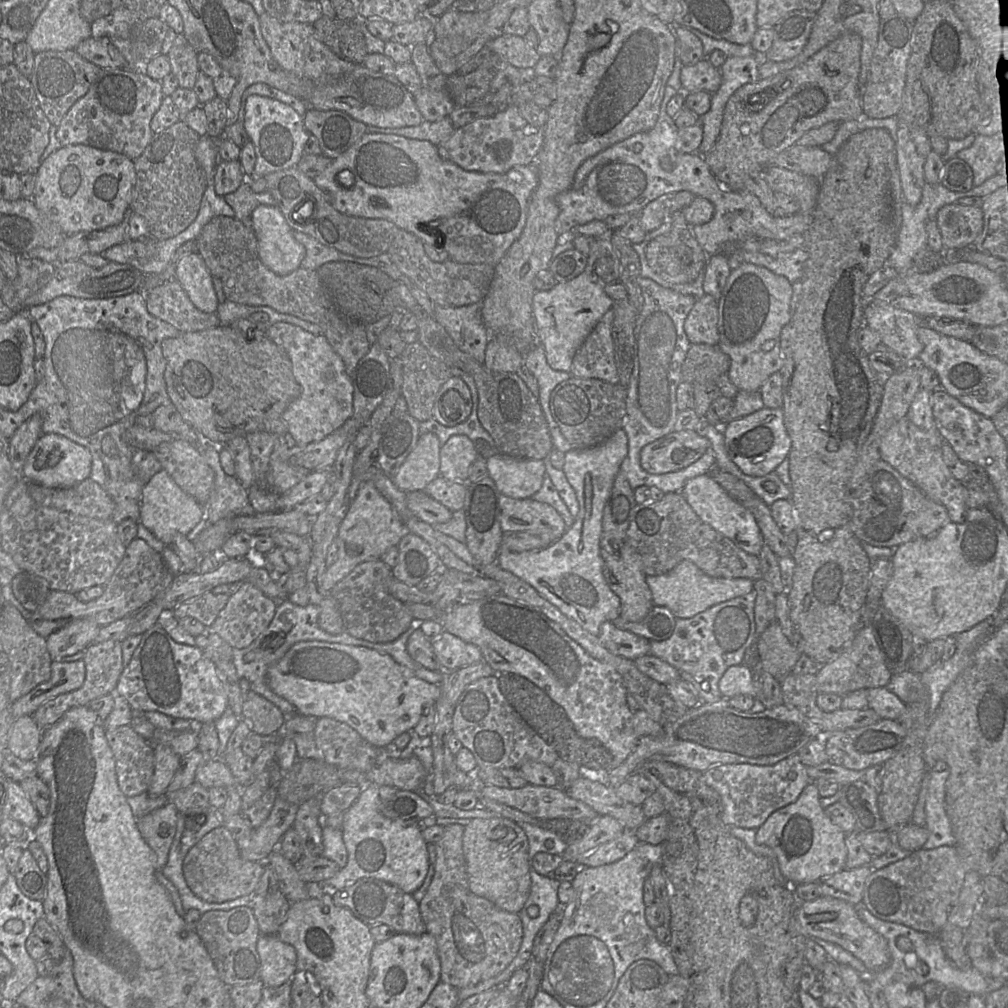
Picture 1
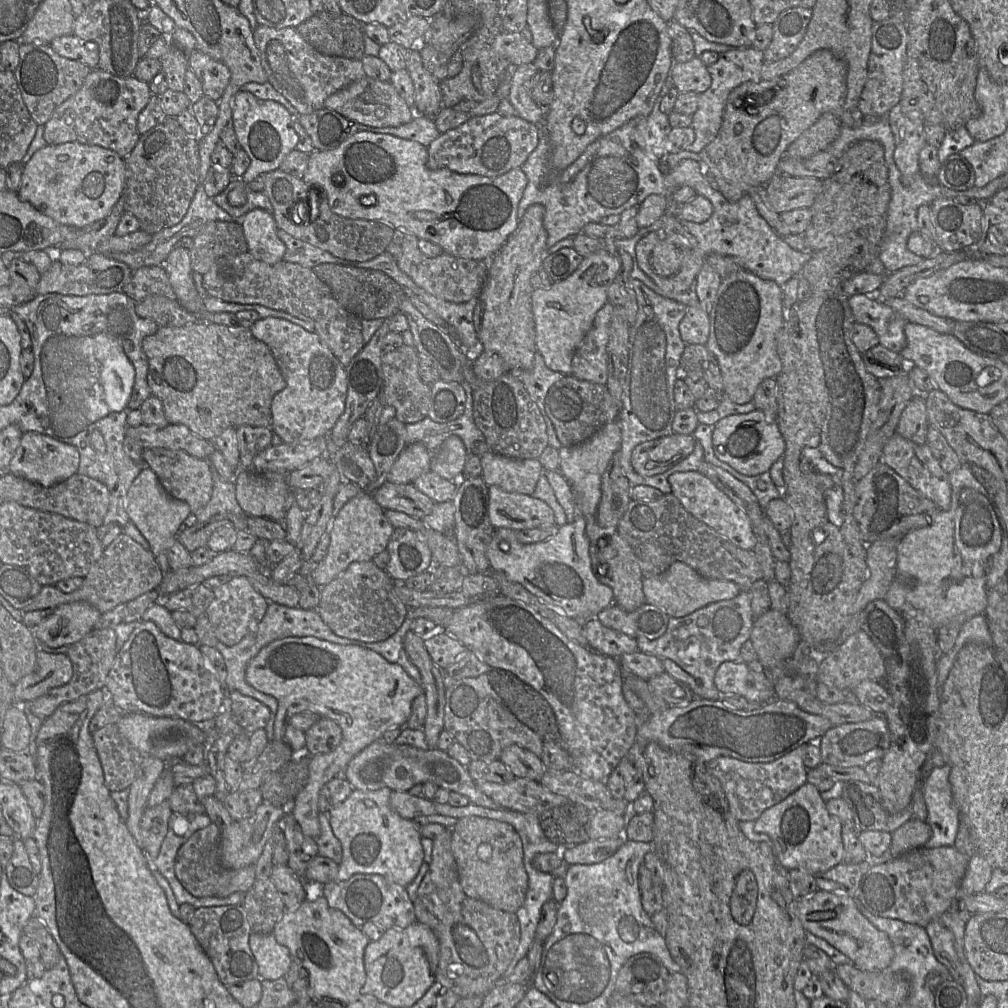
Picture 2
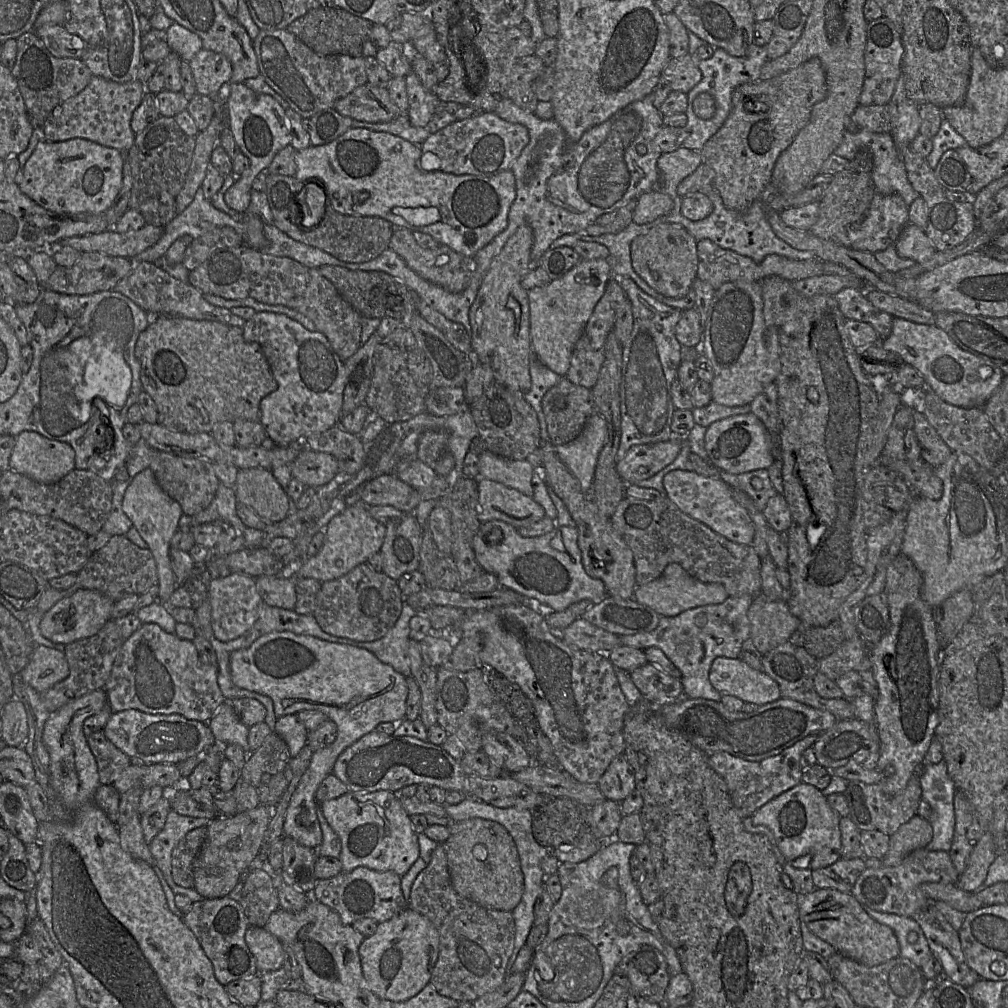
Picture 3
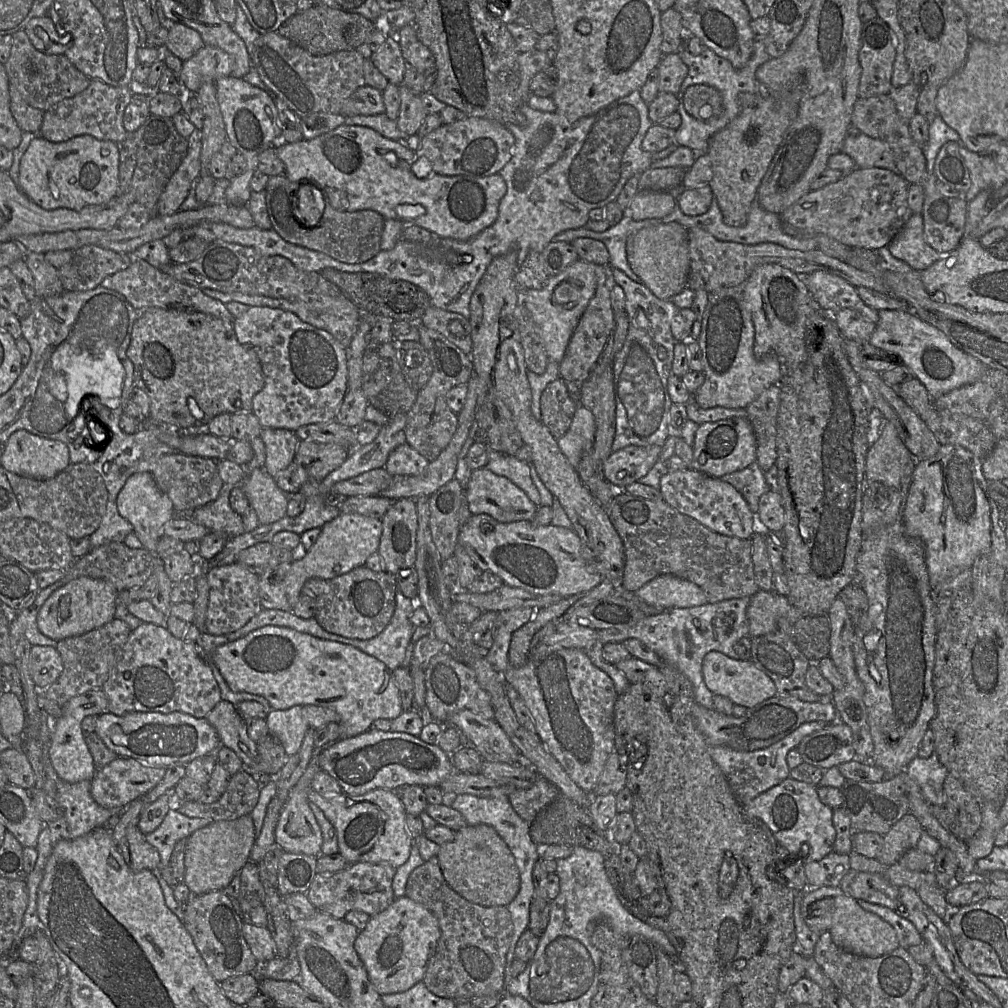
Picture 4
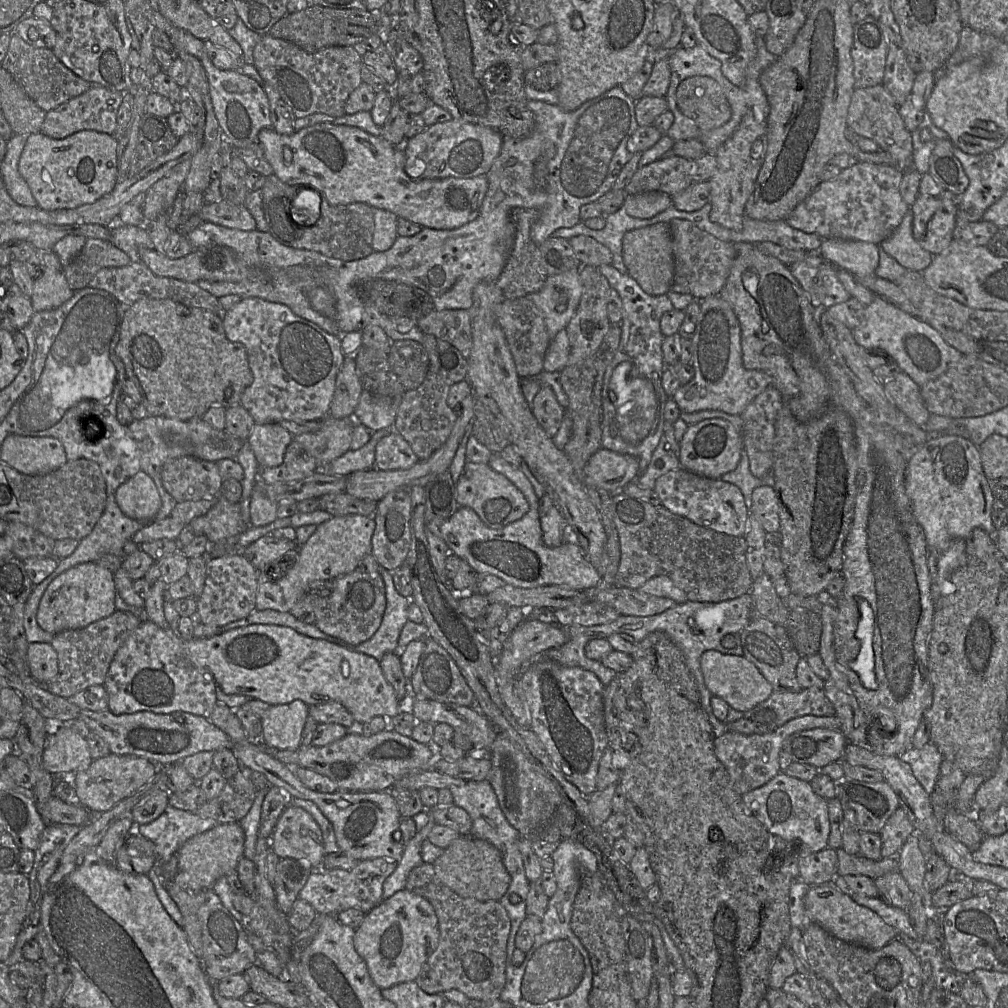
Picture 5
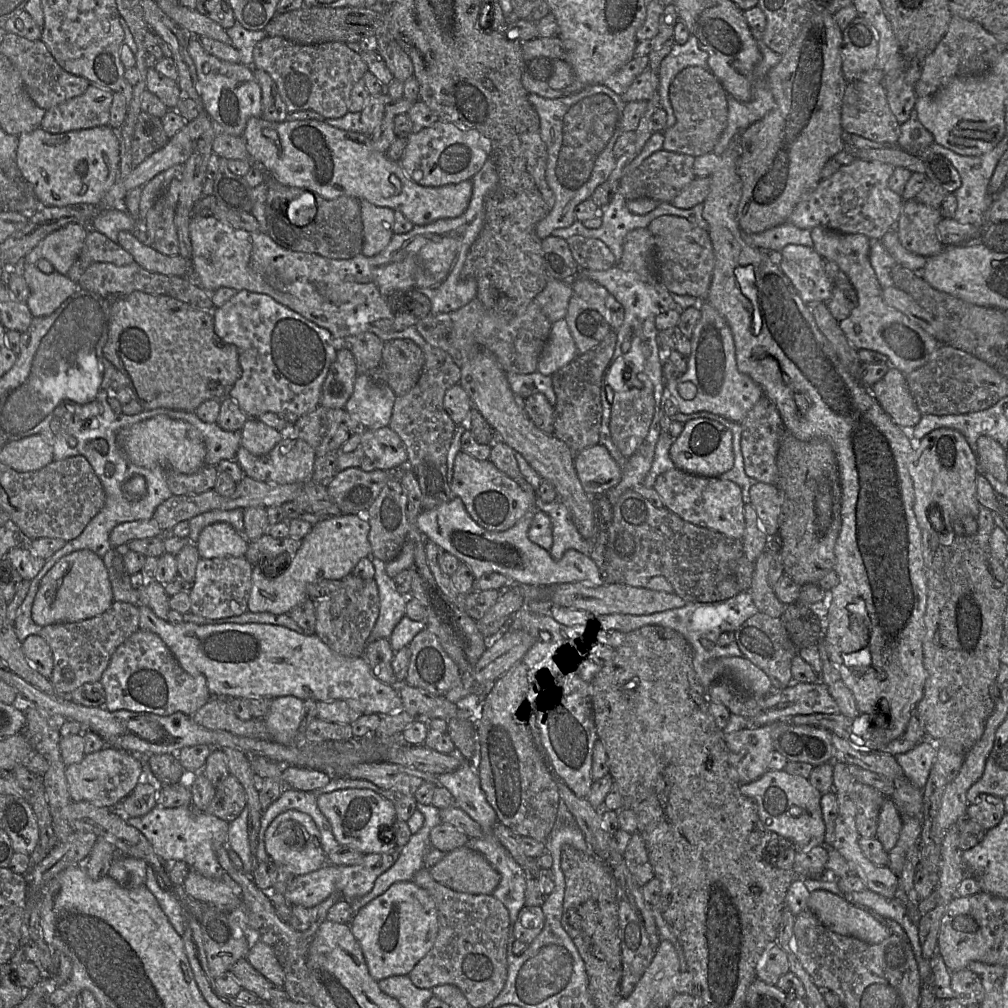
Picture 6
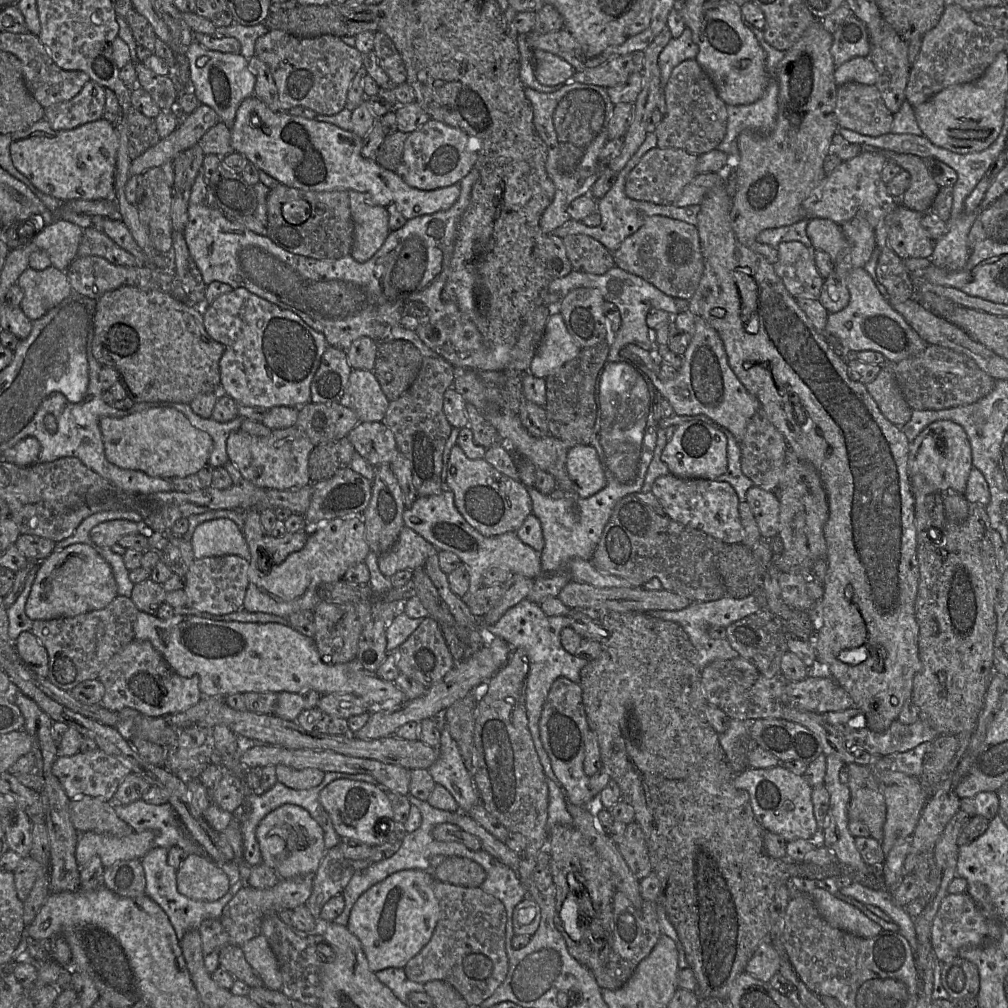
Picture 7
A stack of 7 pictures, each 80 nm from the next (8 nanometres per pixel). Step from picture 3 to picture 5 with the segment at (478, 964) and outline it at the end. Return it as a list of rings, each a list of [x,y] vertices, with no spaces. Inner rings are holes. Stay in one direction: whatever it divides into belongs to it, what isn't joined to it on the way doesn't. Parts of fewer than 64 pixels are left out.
[[[423,863],[411,871],[406,889],[432,904],[440,930],[436,950],[415,979],[418,986],[429,994],[456,989],[470,999],[485,1003],[498,999],[506,982],[507,943],[511,931],[505,907],[495,900],[479,901],[459,896],[441,882],[430,863]]]

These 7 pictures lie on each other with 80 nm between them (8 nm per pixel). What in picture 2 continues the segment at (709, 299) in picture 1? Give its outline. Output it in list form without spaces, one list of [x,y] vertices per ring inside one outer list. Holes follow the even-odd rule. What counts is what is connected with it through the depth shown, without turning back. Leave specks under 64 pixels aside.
[[[700,305],[688,306],[679,332],[686,345],[706,345],[710,333],[709,313]]]

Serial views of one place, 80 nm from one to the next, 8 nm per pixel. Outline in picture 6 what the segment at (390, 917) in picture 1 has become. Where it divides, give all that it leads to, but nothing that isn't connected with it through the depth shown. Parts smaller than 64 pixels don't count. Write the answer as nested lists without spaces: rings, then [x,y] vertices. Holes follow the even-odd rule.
[[[396,847],[387,853],[367,854],[361,863],[352,866],[326,864],[317,871],[296,876],[288,885],[285,898],[292,906],[300,905],[308,909],[325,901],[334,893],[341,893],[342,899],[353,902],[371,892],[376,879],[395,864],[400,853],[401,848]]]

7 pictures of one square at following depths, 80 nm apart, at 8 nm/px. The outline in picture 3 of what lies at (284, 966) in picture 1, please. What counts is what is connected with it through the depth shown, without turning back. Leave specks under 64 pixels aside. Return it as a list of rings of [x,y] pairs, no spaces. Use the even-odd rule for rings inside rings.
[[[250,926],[245,940],[256,958],[258,973],[275,971],[284,966],[284,947],[267,929]]]

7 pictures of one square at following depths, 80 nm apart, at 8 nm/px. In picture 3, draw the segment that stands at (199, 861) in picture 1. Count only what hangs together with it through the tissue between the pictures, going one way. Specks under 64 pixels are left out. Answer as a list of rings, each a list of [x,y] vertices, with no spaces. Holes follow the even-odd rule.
[[[206,827],[191,830],[178,843],[172,854],[173,881],[184,888],[194,888],[193,862],[207,833]]]

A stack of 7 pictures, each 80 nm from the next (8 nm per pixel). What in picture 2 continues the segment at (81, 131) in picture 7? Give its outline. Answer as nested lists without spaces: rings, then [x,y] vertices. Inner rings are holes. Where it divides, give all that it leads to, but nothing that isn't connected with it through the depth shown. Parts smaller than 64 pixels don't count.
[[[67,142],[44,146],[22,165],[18,196],[61,224],[83,228],[106,217],[124,189],[124,158],[98,145]]]

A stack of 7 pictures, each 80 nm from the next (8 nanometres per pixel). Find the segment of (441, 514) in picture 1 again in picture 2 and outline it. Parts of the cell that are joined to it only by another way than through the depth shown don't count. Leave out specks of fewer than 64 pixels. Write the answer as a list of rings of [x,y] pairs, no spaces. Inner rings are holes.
[[[385,481],[373,492],[373,498],[385,510],[396,510],[420,520],[431,513],[435,504],[413,484],[389,481]]]

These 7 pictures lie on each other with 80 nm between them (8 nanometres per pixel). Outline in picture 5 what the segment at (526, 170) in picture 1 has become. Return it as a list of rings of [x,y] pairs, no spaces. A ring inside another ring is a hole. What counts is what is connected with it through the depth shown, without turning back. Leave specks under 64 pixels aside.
[[[321,123],[313,126],[305,127],[301,130],[295,131],[291,135],[281,135],[275,132],[272,128],[264,128],[258,134],[258,144],[262,147],[265,159],[273,168],[273,174],[276,175],[282,182],[292,186],[309,187],[325,197],[331,205],[345,205],[356,202],[362,202],[371,207],[383,209],[394,213],[397,217],[404,218],[410,222],[416,223],[423,228],[432,229],[455,229],[464,224],[474,220],[478,214],[488,189],[488,180],[486,175],[480,175],[473,178],[441,178],[441,179],[424,179],[413,180],[405,172],[405,152],[398,150],[393,144],[386,141],[381,136],[374,136],[368,132],[352,126],[335,125],[333,123]]]

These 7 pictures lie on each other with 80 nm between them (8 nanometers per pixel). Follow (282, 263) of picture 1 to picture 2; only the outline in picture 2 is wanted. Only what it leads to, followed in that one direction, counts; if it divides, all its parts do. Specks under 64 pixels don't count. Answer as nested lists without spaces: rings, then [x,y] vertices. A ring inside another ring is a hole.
[[[256,208],[240,218],[235,218],[241,224],[248,245],[248,252],[257,260],[267,264],[275,264],[283,260],[286,247],[277,236],[277,225],[269,212]]]

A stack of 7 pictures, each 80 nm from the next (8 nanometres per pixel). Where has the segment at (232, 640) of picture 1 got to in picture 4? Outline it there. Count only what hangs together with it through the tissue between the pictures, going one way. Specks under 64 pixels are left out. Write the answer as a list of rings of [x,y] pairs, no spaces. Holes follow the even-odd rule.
[[[234,562],[224,566],[208,567],[205,574],[209,593],[206,632],[213,635],[234,632],[263,610],[258,586],[259,577],[247,567]]]

